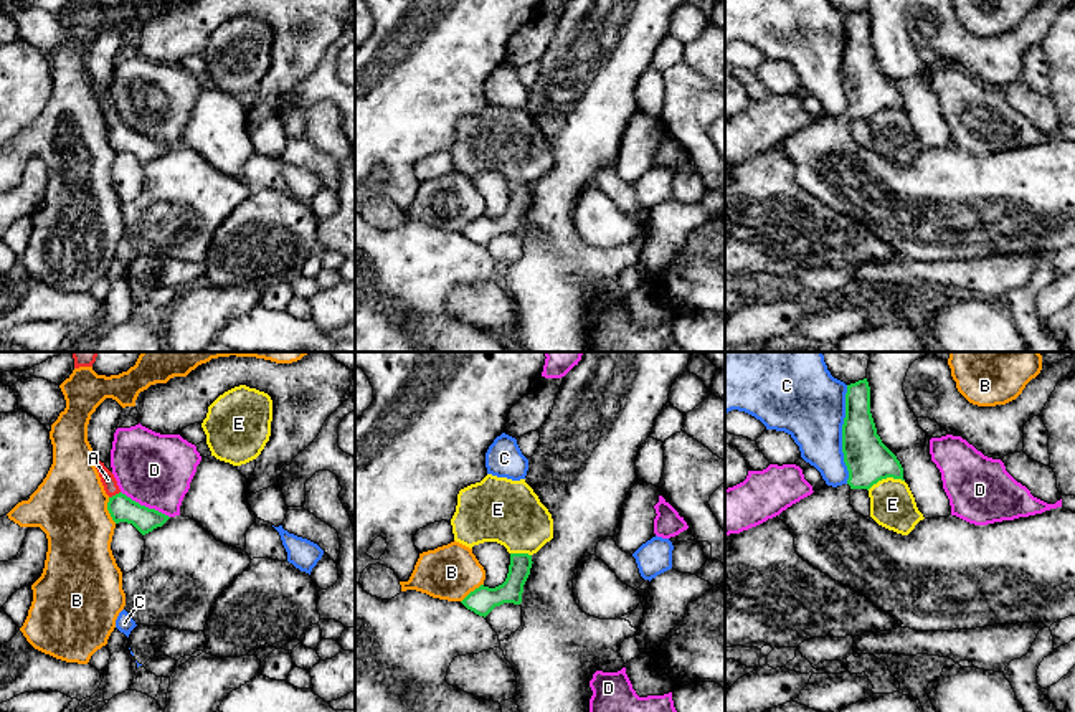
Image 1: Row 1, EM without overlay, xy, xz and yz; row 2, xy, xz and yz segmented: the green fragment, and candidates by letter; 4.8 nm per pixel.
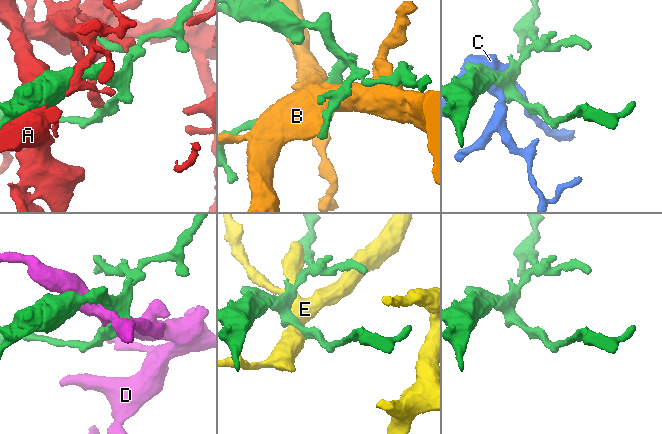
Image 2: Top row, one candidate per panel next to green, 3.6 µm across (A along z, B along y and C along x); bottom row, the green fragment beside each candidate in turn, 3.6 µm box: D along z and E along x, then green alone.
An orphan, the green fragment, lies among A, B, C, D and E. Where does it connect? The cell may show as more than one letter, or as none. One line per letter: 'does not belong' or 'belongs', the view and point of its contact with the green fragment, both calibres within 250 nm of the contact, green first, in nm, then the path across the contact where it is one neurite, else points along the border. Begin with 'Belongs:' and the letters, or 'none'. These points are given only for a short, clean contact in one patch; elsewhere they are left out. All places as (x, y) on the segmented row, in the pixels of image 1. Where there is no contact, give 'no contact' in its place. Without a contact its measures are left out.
Belongs: none
A: does not belong; contact xy (116, 494); calibres 130 and 70 nm
B: does not belong; contact xy (108, 509); calibres 130 and 360 nm
C: does not belong; contact yz (842, 435); calibres 220 and 360 nm
D: does not belong; contact xy (144, 506); calibres 130 and 360 nm
E: does not belong; contact yz (885, 478); calibres 220 and 220 nm

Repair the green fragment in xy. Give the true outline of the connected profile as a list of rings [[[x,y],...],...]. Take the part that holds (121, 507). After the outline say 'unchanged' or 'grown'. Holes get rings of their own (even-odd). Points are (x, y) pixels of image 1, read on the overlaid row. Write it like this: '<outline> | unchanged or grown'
[[[122,492],[109,497],[107,510],[116,524],[132,524],[145,540],[142,562],[122,575],[124,610],[135,624],[203,631],[216,598],[249,567],[249,555],[218,542],[190,517],[168,517],[140,506]]] | grown

